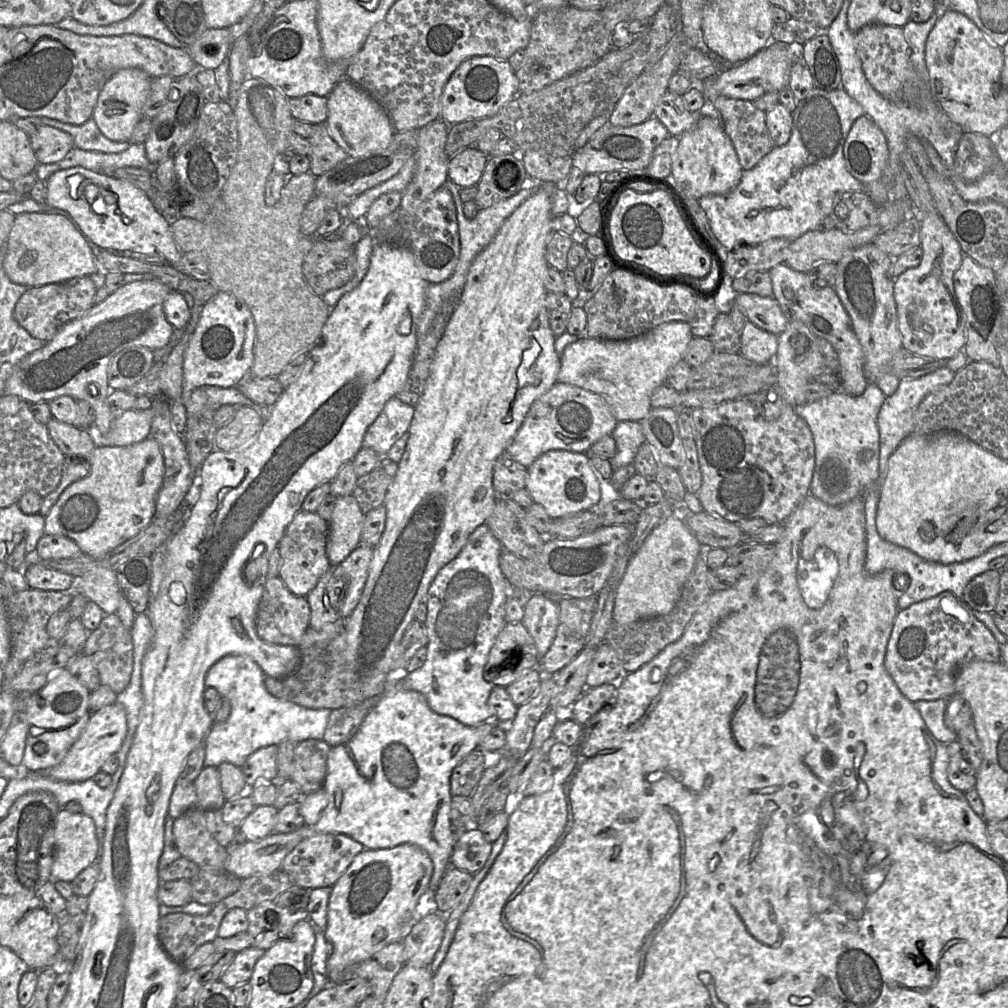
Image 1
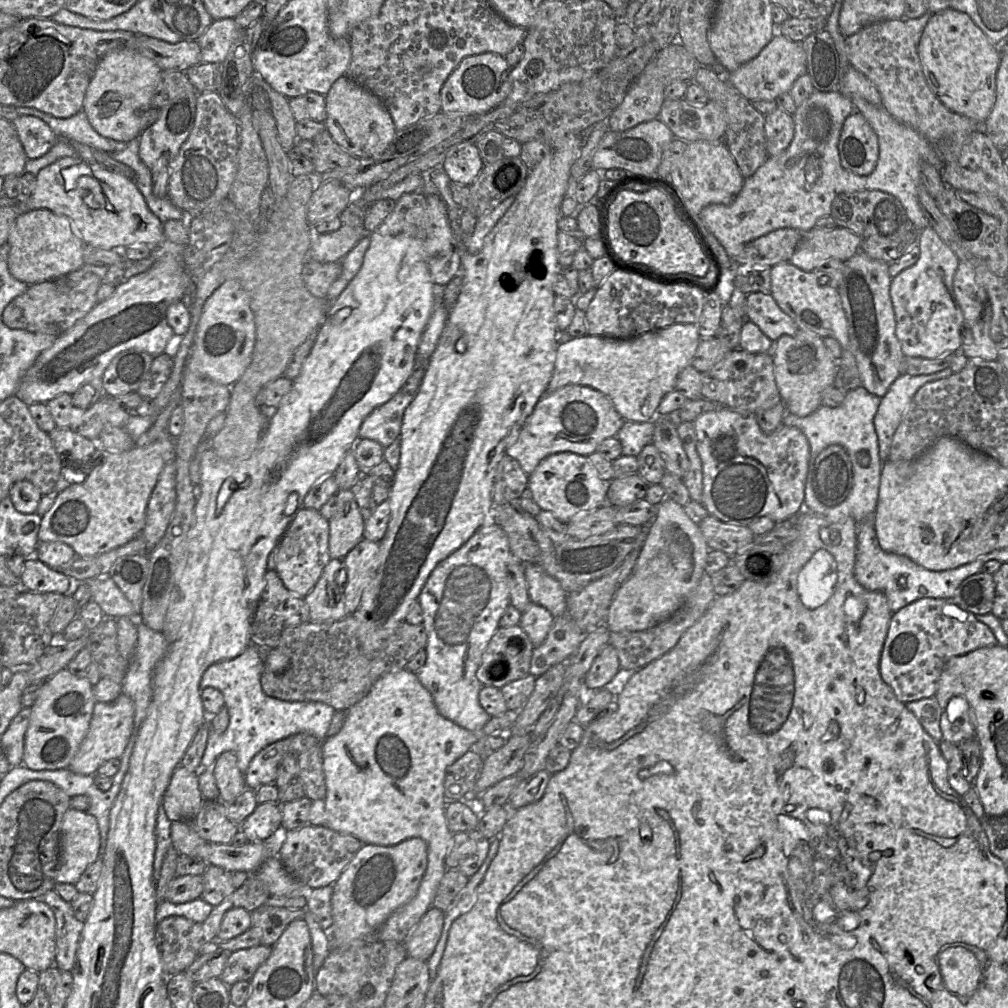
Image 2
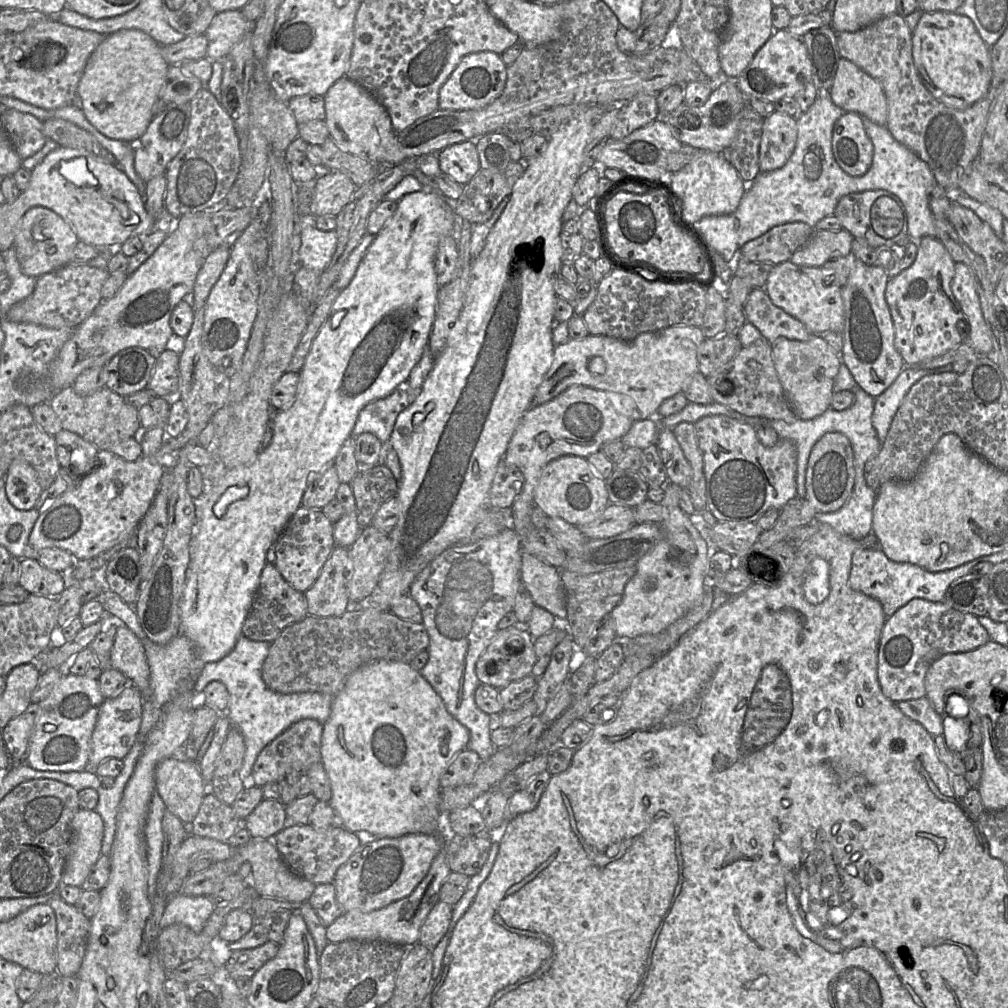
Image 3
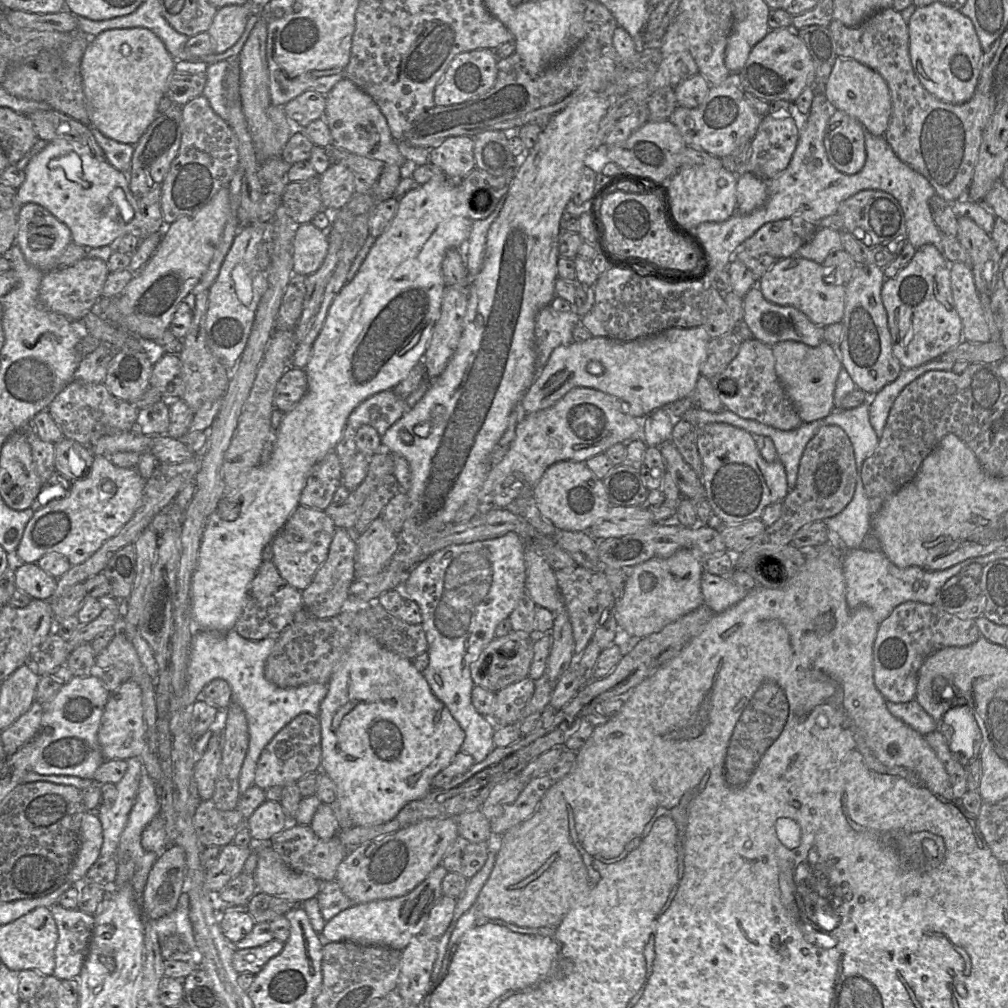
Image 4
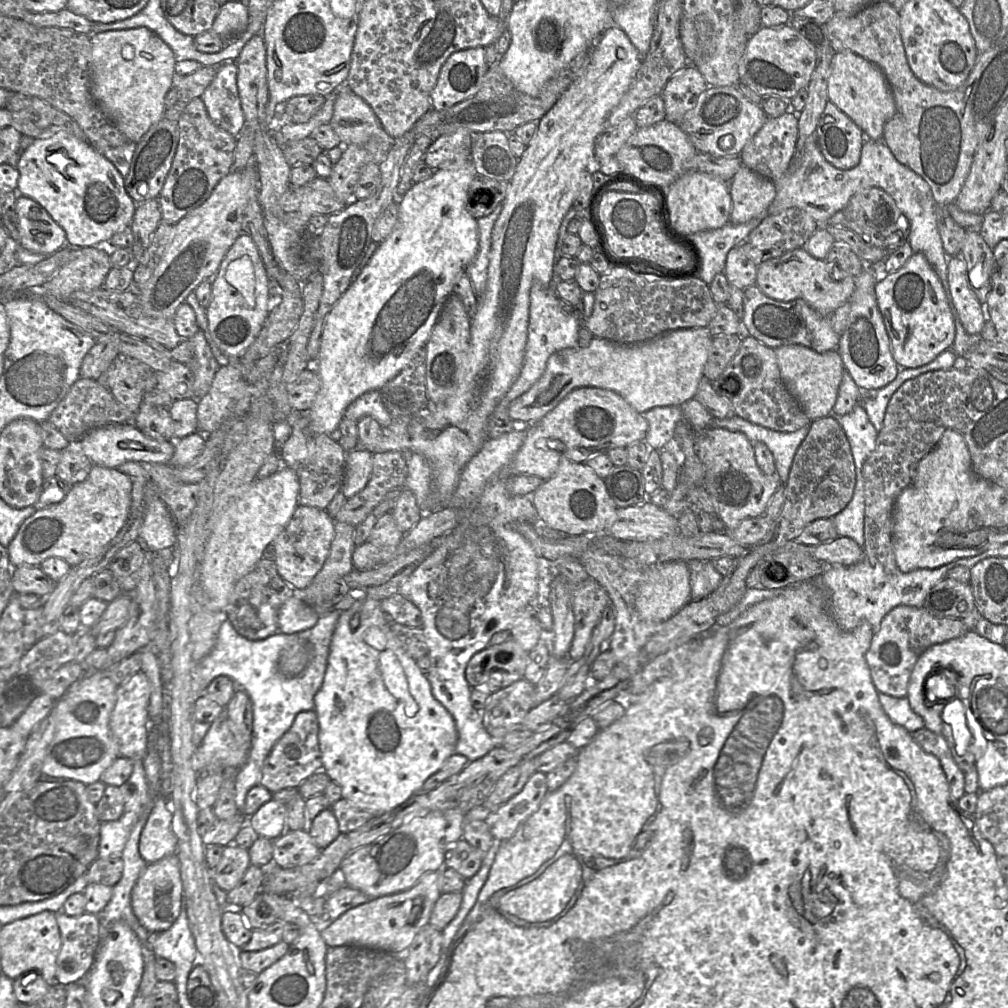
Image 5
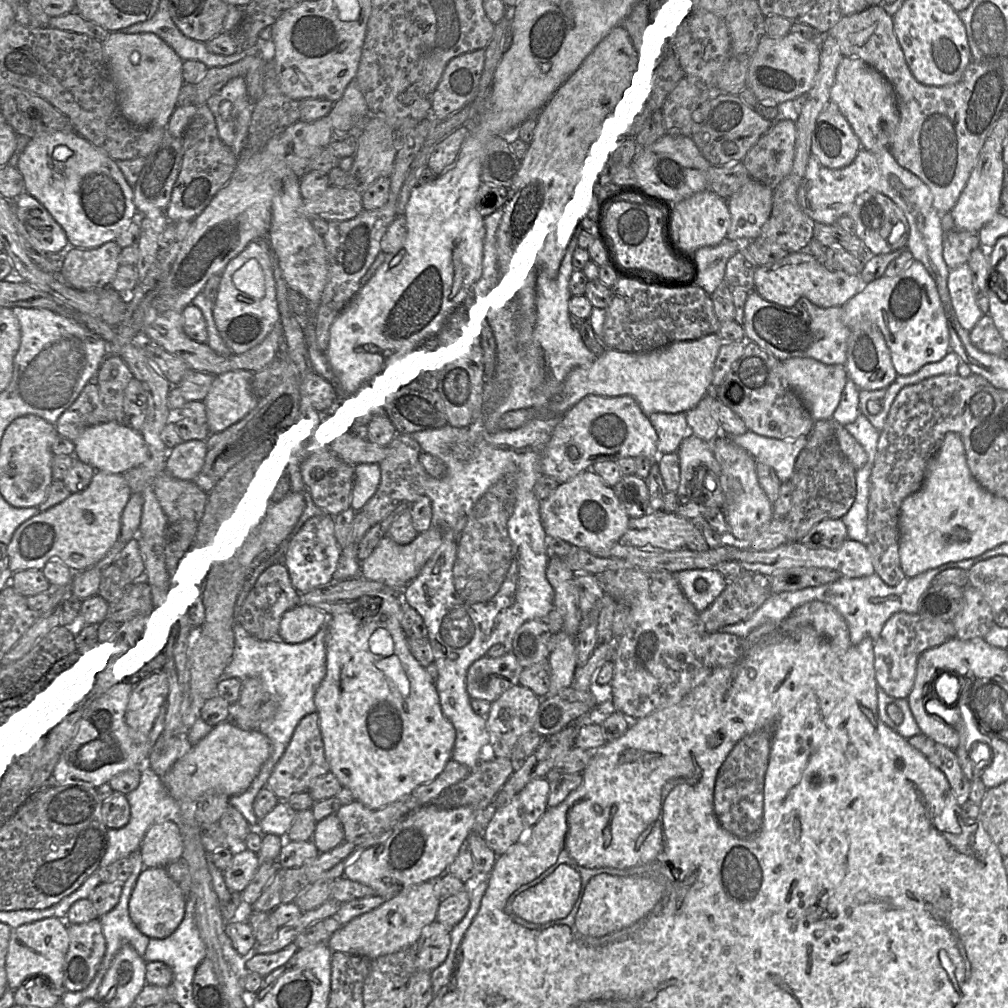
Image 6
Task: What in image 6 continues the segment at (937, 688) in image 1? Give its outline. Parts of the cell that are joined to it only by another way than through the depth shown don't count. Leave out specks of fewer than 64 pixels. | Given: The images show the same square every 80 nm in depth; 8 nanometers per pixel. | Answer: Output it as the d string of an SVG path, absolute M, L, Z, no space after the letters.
M895 613L887 620L874 643L874 670L877 685L889 696L907 698L913 687L919 656L924 651L955 637L956 630L952 621L928 619L918 613Z

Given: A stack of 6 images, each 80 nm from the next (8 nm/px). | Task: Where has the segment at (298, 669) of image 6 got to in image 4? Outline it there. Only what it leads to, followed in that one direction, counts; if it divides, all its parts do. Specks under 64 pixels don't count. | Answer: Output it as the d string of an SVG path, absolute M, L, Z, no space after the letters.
M234 629L225 632L195 631L190 644L186 689L180 697L172 696L170 700L168 721L182 708L192 708L201 698L204 687L212 680L223 679L230 685L232 702L243 709L249 732L249 747L239 775L240 795L254 785L260 755L274 736L301 713L318 717L321 702L327 694L327 684L315 683L284 689L266 680L264 665L276 639L249 640Z

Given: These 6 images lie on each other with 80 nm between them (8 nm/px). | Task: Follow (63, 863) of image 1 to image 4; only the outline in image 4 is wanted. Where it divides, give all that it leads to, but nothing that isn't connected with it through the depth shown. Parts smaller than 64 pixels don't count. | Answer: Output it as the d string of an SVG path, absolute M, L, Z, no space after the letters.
M86 811L80 827L80 849L68 874L68 880L81 885L89 868L100 857L103 843L102 823L94 811Z

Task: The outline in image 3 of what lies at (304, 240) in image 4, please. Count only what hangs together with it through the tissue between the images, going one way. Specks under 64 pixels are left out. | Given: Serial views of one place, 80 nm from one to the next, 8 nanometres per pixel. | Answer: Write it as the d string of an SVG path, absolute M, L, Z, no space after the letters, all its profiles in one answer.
M315 217L299 218L301 245L298 251L300 266L322 272L330 263L337 246L335 231L322 231L315 226Z

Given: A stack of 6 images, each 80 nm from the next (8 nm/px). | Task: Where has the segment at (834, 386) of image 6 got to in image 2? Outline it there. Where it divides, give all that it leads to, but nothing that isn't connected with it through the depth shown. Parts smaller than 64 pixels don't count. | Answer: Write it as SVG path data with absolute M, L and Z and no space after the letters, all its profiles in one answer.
M799 329L794 336L780 336L771 354L776 385L787 412L797 417L815 412L821 406L821 393L834 384L839 367L823 338L812 331Z

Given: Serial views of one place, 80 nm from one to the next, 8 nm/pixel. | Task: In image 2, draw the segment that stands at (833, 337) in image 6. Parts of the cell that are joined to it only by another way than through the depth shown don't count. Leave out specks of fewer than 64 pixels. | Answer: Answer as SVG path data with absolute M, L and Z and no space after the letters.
M770 293L747 294L746 318L773 342L782 335L794 336L800 329L793 319L780 309Z

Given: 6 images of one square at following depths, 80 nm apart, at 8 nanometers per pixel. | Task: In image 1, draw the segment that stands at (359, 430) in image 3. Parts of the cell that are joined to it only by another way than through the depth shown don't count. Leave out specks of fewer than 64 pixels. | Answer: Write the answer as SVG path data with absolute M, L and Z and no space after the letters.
M397 397L391 398L376 420L368 427L363 438L363 446L375 450L381 457L409 429L414 415L414 407Z

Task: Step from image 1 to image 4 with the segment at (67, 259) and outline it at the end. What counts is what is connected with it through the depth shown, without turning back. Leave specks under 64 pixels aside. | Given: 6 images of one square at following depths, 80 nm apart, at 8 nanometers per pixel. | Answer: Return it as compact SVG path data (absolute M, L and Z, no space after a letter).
M27 203L21 207L16 245L20 248L27 263L43 272L56 269L56 261L71 242L71 231L68 226L59 221L46 208L35 203Z

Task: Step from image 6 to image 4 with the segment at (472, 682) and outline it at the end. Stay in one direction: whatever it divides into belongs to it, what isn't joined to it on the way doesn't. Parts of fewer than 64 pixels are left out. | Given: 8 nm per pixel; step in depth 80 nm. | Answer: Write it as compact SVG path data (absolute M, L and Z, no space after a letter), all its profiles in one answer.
M511 630L504 636L494 637L470 665L474 684L496 693L510 684L527 678L533 659L533 642L530 634L524 631Z

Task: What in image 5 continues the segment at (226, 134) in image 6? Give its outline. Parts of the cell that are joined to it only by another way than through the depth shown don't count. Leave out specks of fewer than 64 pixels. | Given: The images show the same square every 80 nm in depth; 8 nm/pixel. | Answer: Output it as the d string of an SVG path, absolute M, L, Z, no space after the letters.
M224 62L211 67L217 67L216 75L200 97L214 124L237 138L245 124L237 87L237 65Z

